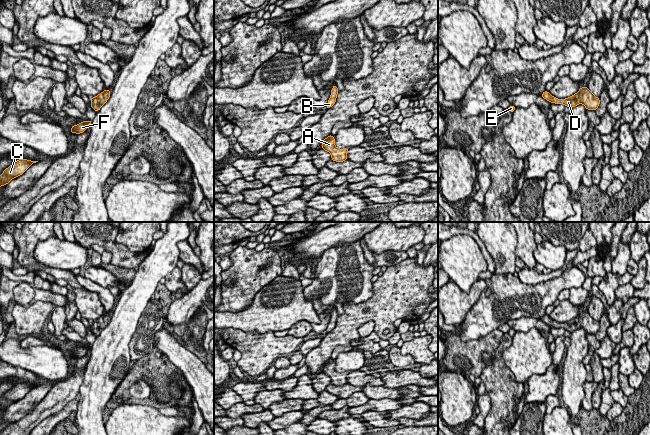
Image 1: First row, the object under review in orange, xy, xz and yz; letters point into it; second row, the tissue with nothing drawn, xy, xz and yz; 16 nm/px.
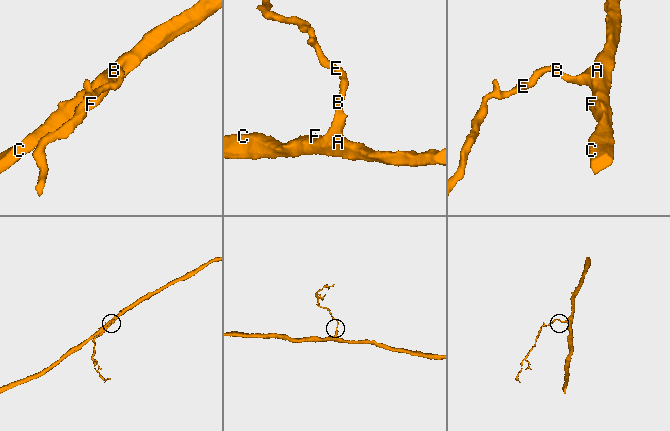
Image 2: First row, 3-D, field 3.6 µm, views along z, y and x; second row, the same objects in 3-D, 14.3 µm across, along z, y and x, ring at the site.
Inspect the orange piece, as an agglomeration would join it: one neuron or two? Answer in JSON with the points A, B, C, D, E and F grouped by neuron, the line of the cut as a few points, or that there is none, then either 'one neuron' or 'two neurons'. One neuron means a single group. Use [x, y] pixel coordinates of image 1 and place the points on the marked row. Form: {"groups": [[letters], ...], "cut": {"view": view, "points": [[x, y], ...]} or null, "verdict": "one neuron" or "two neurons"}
{"groups": [["A", "B", "C", "D", "E", "F"]], "cut": null, "verdict": "one neuron"}

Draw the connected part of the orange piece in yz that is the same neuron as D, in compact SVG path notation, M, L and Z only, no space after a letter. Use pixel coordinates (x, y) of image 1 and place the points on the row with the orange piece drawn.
M581 87L576 94L573 94L572 96L565 99L558 99L552 96L549 91L544 91L541 96L550 103L564 104L570 108L573 108L582 103L586 110L596 111L600 105L600 98L596 97L588 87Z

